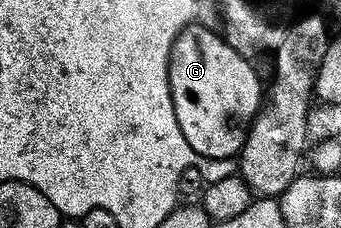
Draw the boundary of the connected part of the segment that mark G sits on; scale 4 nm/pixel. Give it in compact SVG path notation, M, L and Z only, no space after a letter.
M190 25L183 28L173 42L169 58L169 88L175 105L175 117L187 145L191 145L194 156L202 159L232 159L240 152L249 135L249 127L261 109L263 102L263 80L258 77L252 62L239 54L216 30Z

